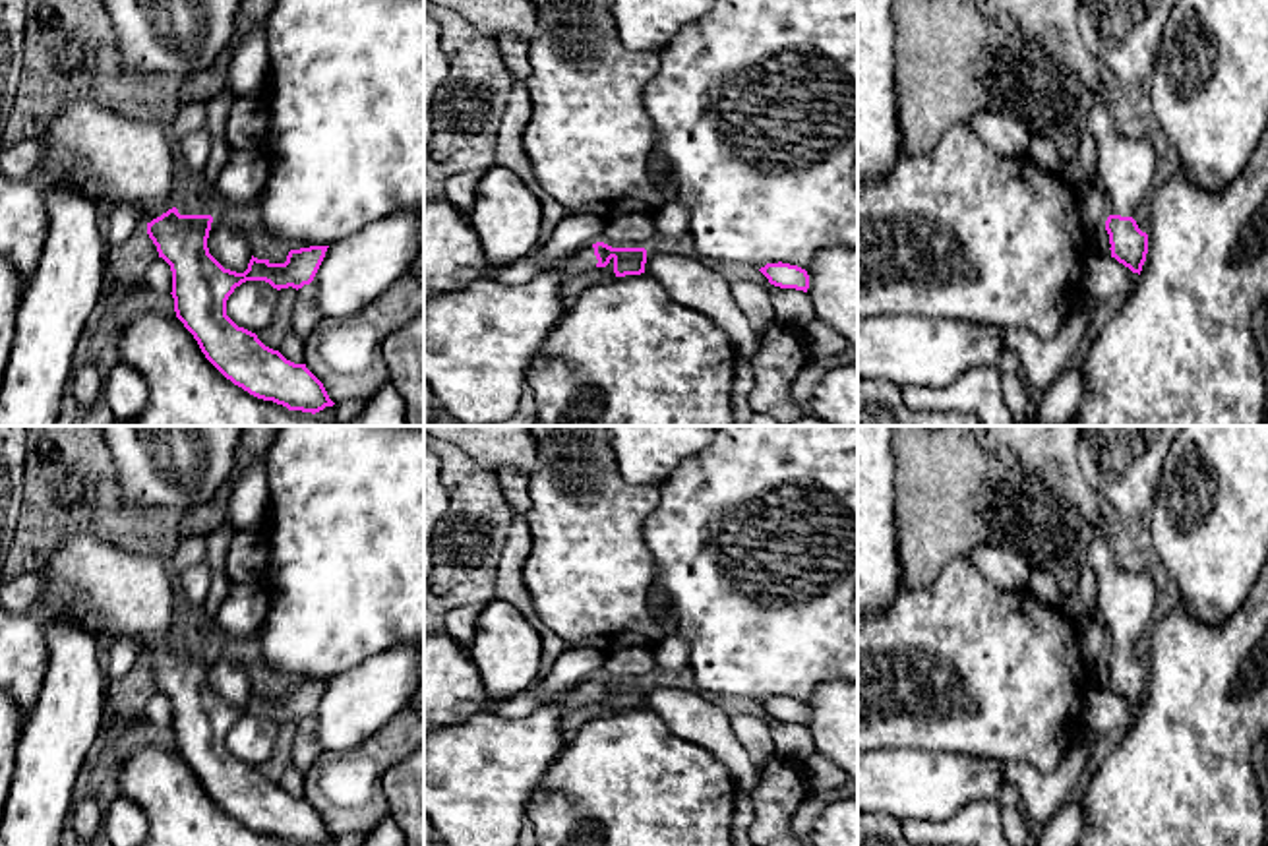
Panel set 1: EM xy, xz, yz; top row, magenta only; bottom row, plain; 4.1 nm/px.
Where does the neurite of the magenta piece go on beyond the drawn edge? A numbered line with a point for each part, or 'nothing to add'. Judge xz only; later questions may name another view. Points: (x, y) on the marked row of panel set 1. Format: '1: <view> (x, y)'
1: xz (581, 260)

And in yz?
1: yz (1129, 161)

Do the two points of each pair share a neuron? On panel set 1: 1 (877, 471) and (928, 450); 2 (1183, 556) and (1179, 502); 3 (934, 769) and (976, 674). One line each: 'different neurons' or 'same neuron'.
1: different neurons
2: same neuron
3: different neurons

